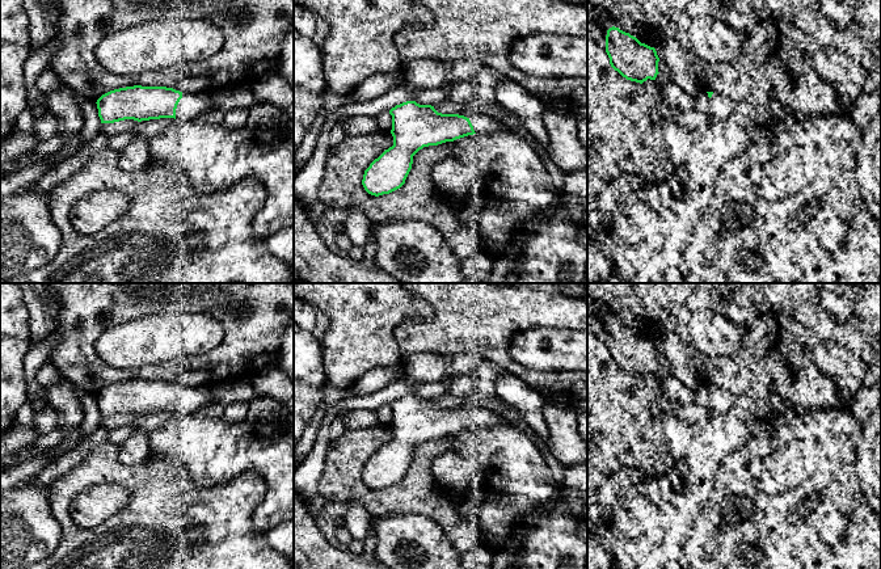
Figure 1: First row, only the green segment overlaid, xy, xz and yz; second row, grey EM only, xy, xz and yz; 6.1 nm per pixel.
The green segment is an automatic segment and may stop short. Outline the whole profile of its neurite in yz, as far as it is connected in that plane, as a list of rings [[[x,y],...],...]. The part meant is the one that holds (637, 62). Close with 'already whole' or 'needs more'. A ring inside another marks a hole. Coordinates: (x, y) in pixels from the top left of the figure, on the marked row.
[[[619,28],[607,30],[606,52],[611,67],[627,80],[642,84],[648,79],[656,80],[659,73],[656,49]]]; already whole

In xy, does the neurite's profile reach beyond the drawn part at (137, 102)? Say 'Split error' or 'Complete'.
Split error

